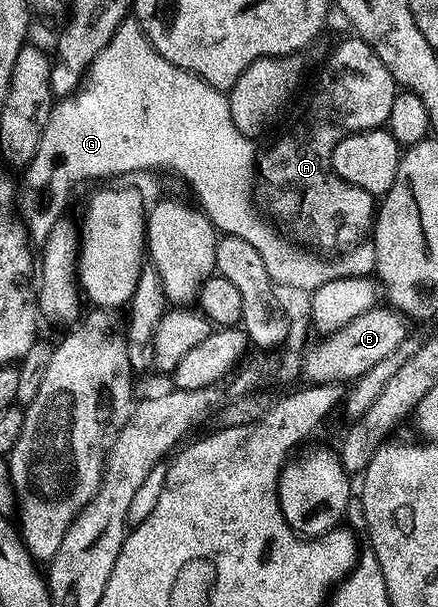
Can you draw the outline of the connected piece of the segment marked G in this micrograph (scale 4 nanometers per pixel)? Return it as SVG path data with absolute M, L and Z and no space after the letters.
M128 18L121 22L121 26L117 26L117 30L113 34L113 38L109 38L109 42L105 46L105 50L101 50L101 54L97 54L97 58L93 58L93 62L87 68L87 74L83 77L82 83L69 96L64 96L52 107L49 114L49 122L45 126L45 130L41 134L41 146L37 146L37 154L33 154L33 158L27 164L25 171L22 173L23 184L21 180L21 195L17 200L17 212L21 217L21 223L27 230L27 239L32 245L41 246L49 238L53 226L57 226L57 222L64 219L67 208L67 199L71 196L75 184L79 184L82 180L103 180L106 176L123 176L126 172L155 172L160 168L163 172L172 172L175 176L180 176L185 183L191 187L191 192L196 196L198 207L202 208L203 213L211 219L211 224L223 236L236 236L245 242L249 242L249 246L253 246L253 250L257 250L257 254L261 254L261 262L265 262L265 270L269 274L269 278L275 285L287 286L293 288L300 294L310 294L315 289L321 287L325 282L336 280L337 278L345 278L346 276L371 276L375 270L375 246L374 243L364 242L356 244L353 248L348 248L346 252L336 255L334 258L324 258L322 255L310 256L307 252L298 252L289 241L283 236L278 236L265 221L259 217L259 212L255 209L255 200L251 197L251 187L257 184L257 148L253 145L252 137L241 134L241 130L237 130L237 126L233 126L233 114L229 110L229 102L227 96L216 90L213 86L209 86L199 76L194 76L192 72L185 71L184 68L178 68L169 63L165 58L161 58L161 54L157 54L157 50L149 42L149 38L141 30L139 21L134 18Z

